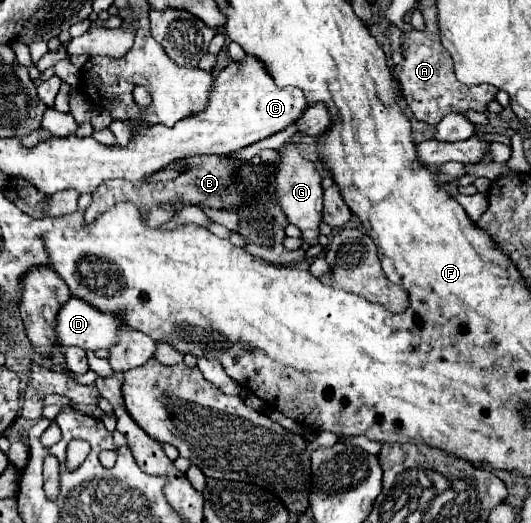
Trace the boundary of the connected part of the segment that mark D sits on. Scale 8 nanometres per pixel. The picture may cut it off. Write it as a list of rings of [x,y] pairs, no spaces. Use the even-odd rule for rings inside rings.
[[[70,298],[56,316],[56,340],[62,348],[78,346],[84,350],[110,348],[116,342],[120,322],[112,314],[104,314],[80,298]]]

